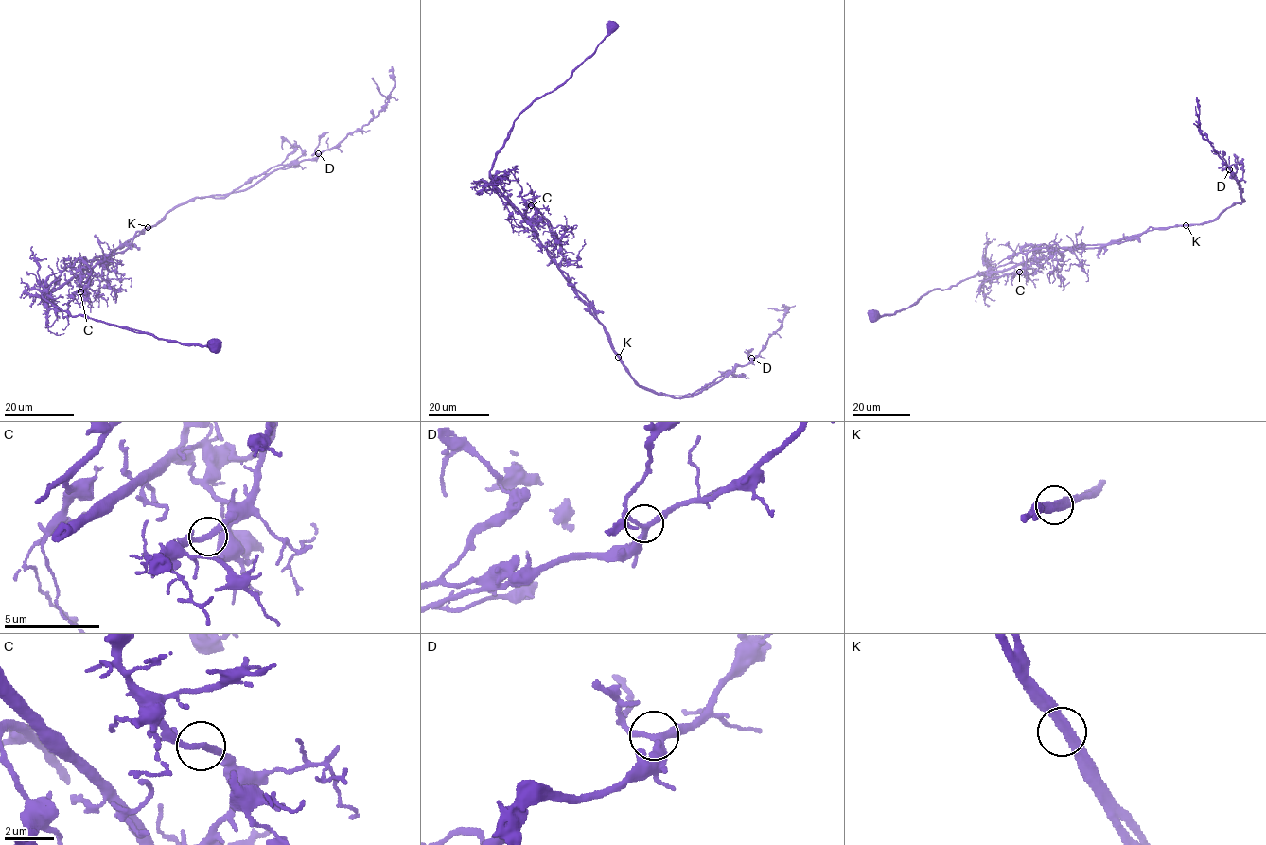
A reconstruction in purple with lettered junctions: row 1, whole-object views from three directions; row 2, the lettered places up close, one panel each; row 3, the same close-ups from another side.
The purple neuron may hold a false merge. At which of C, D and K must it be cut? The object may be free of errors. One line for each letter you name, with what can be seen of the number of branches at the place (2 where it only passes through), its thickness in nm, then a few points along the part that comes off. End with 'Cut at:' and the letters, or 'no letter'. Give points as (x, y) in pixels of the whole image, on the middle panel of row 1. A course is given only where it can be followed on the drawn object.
K: 2 branches meet; 360 nm thick; foreign part runs (618, 357), (592, 306), (535, 230), (505, 203), (489, 175), (514, 119), (571, 76), (605, 36)
Cut at: K

